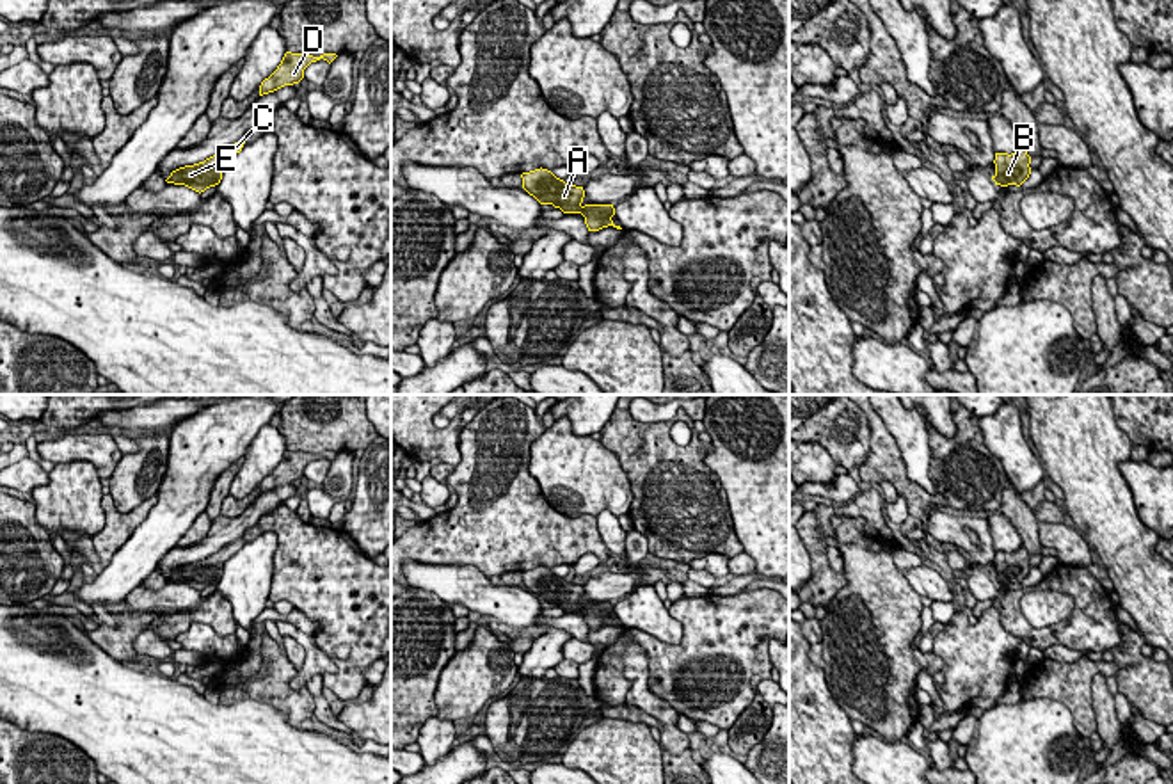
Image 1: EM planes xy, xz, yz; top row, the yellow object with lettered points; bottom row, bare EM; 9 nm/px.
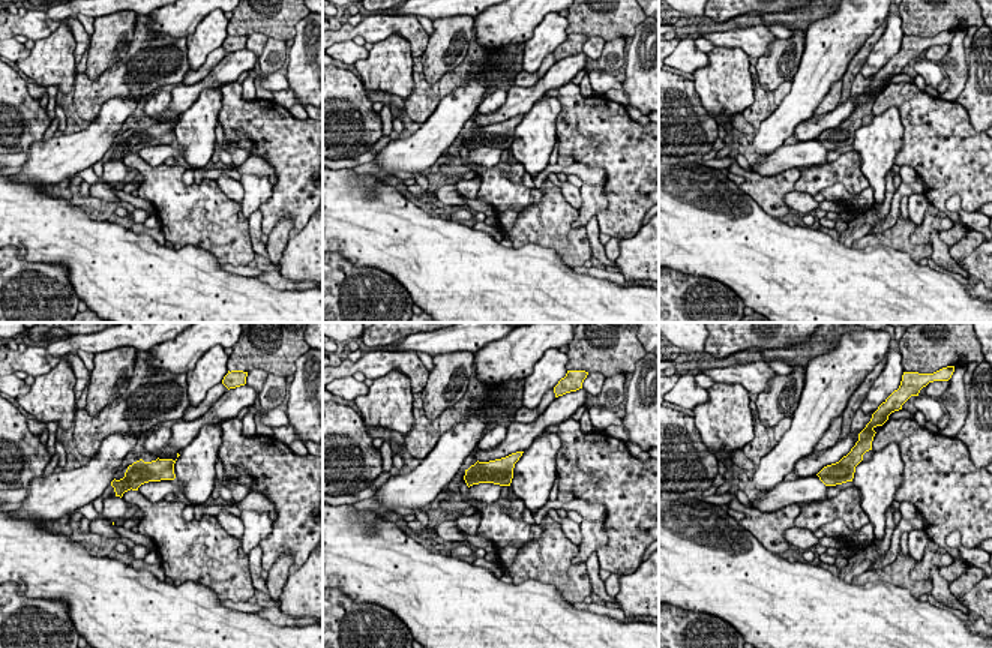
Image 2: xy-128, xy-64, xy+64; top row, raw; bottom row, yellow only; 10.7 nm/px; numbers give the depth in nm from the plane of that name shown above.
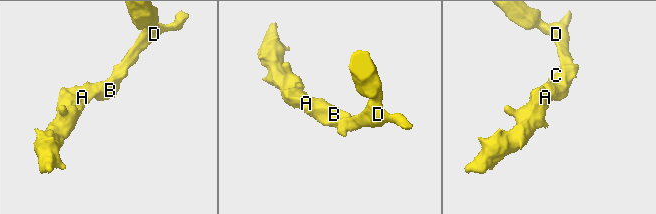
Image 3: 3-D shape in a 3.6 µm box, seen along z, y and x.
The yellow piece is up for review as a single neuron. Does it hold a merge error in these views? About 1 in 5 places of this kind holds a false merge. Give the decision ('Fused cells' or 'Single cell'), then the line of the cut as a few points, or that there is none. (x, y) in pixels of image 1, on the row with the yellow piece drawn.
Single cell. No split

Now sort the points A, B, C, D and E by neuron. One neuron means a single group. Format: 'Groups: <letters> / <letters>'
Groups: A B C D E

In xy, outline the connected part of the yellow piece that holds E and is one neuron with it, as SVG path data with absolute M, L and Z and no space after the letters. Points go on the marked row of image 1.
M238 140L231 146L226 146L217 155L206 158L204 162L185 165L171 172L165 180L167 183L185 185L196 192L204 192L210 187L215 187L222 180L224 165L242 151L243 140Z

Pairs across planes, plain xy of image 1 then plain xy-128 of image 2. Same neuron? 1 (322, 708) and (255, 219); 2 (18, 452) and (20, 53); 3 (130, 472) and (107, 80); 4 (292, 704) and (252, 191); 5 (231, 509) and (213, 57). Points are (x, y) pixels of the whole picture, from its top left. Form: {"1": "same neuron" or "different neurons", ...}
{"1": "same neuron", "2": "different neurons", "3": "different neurons", "4": "different neurons", "5": "same neuron"}

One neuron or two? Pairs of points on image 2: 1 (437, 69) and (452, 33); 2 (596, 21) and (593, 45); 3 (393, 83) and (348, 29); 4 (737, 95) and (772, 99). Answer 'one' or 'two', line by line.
1: one
2: two
3: two
4: two

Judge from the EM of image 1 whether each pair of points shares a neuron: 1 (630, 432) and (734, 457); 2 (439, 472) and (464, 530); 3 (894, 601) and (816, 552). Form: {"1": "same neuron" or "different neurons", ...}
{"1": "different neurons", "2": "different neurons", "3": "different neurons"}

